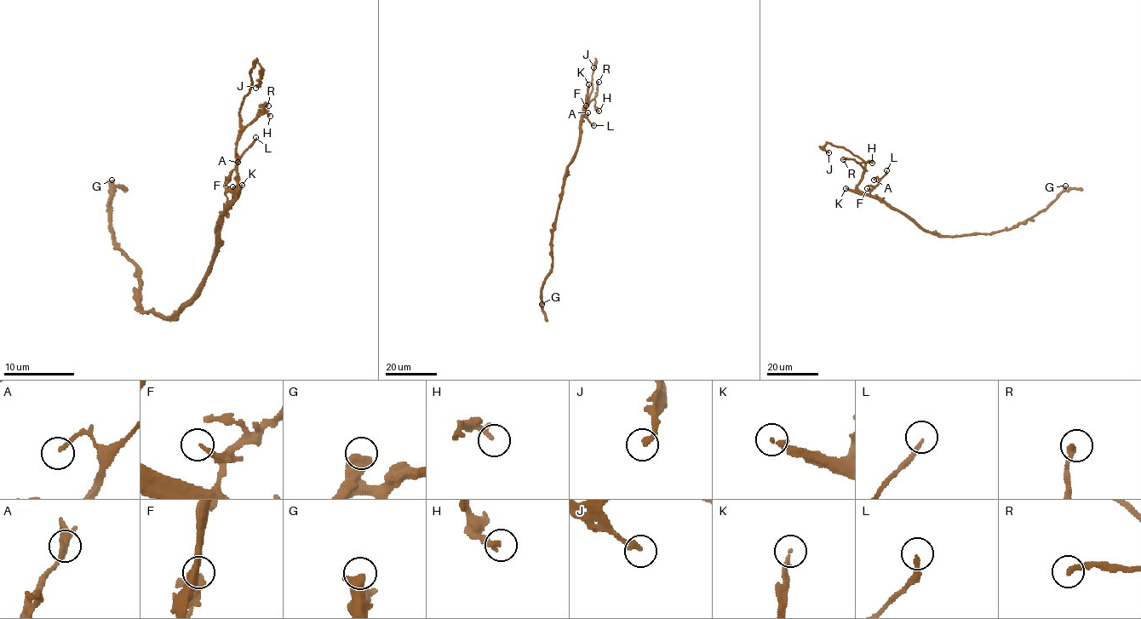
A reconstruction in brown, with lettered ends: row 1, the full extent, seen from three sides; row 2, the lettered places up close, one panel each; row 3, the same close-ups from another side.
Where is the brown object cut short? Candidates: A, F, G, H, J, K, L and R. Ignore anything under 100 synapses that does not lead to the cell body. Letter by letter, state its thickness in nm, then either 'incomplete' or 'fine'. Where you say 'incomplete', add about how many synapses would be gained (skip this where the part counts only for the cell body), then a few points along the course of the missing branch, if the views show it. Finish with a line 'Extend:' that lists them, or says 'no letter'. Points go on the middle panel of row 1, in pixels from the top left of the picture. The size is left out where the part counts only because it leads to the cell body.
A: 180 nm | fine
F: 240 nm | fine
G: 700 nm | fine
H: 240 nm | fine
J: 280 nm | fine
K: 190 nm | incomplete | 140 syn
L: 180 nm | fine
R: 260 nm | fine
Extend: K

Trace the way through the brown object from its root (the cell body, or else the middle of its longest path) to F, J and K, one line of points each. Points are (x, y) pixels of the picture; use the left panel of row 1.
F: (181, 307), (203, 286), (203, 281), (209, 272), (216, 243), (216, 222), (226, 209), (226, 194), (232, 186)
J: (181, 307), (209, 272), (216, 229), (232, 204), (239, 109), (255, 60), (260, 66), (255, 88)
K: (181, 307), (203, 286), (209, 272), (216, 229), (237, 197), (242, 185)

